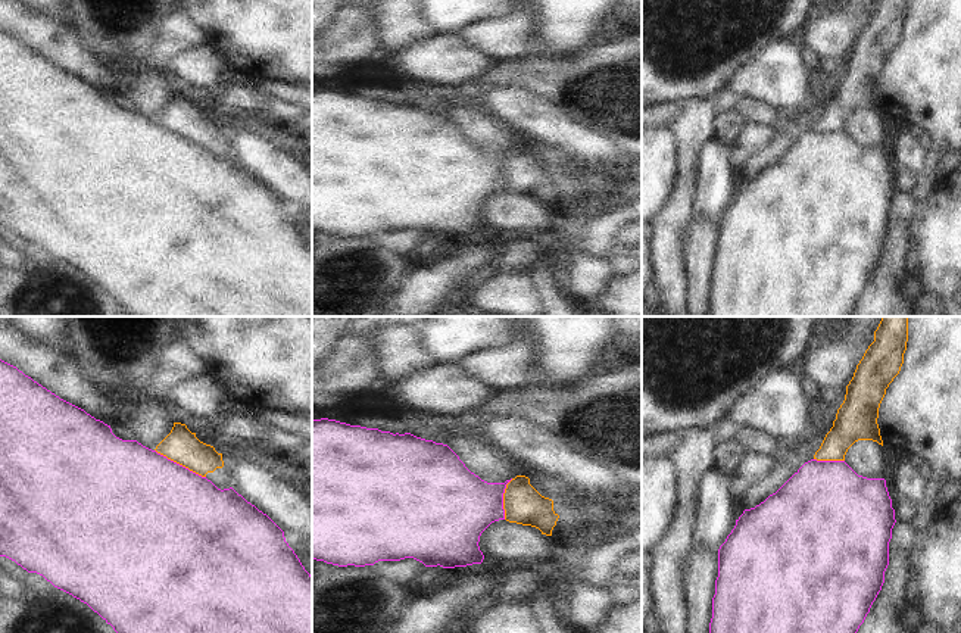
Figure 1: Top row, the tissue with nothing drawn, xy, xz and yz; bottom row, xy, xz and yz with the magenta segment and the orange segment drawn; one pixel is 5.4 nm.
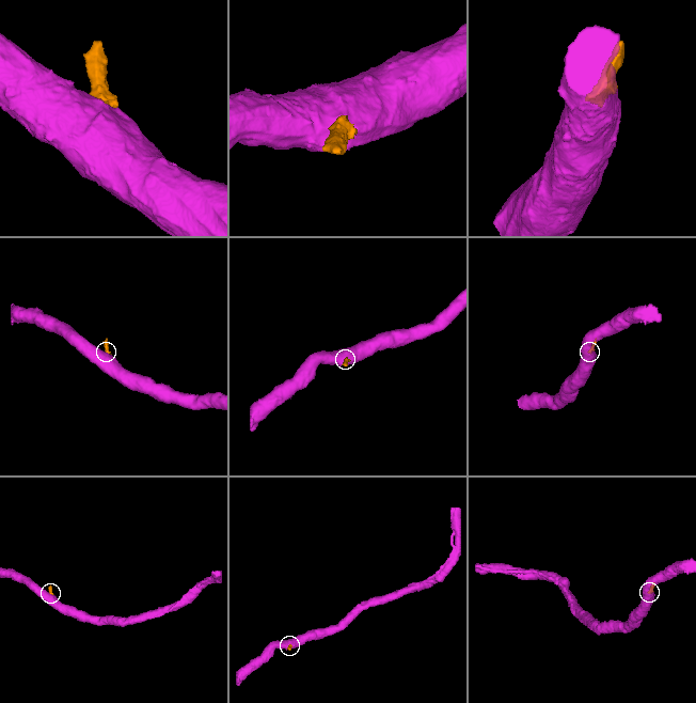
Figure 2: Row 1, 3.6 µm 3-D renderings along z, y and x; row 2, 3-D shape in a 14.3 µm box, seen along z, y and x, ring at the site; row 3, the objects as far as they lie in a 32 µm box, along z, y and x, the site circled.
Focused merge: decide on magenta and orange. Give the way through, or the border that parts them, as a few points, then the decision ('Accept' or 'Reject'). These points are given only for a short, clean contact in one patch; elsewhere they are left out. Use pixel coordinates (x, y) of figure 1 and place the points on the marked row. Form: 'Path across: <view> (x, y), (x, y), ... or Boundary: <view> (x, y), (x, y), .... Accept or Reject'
Reject.

